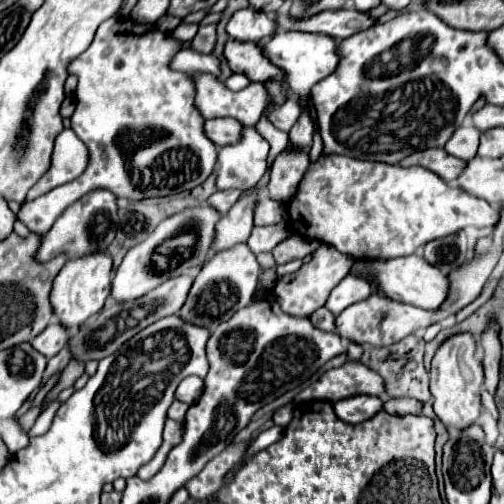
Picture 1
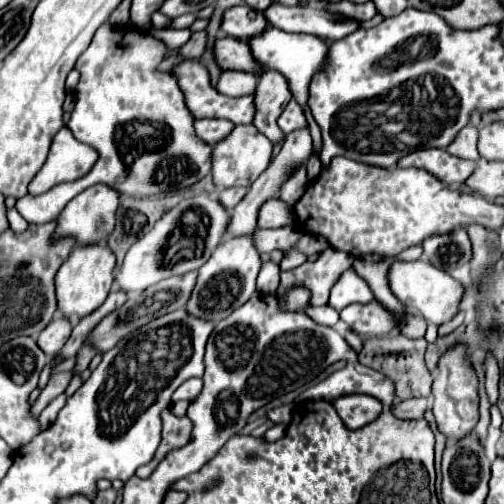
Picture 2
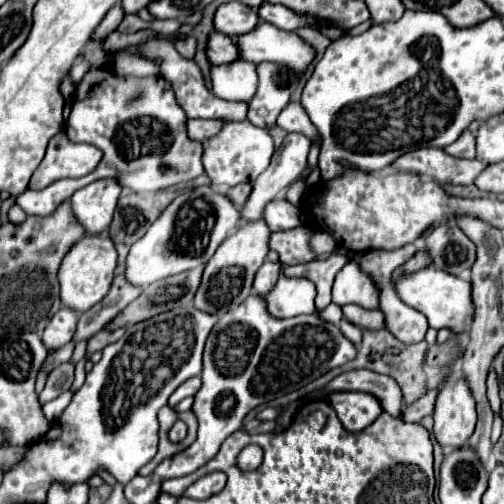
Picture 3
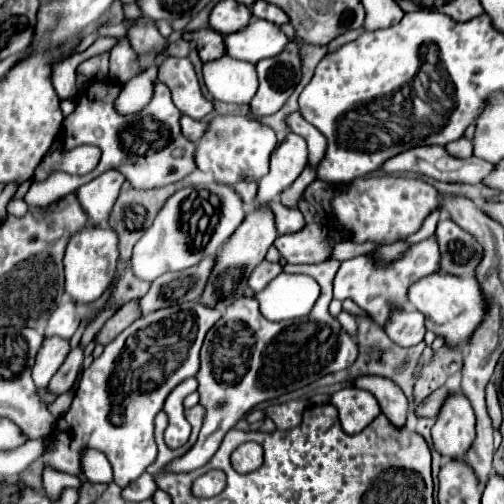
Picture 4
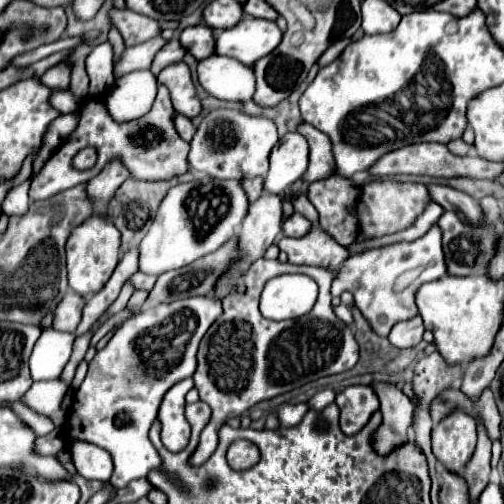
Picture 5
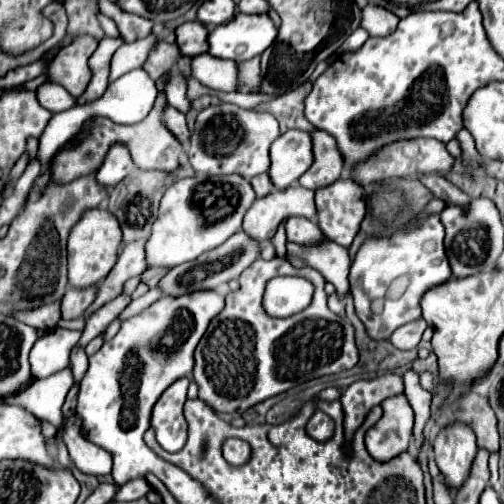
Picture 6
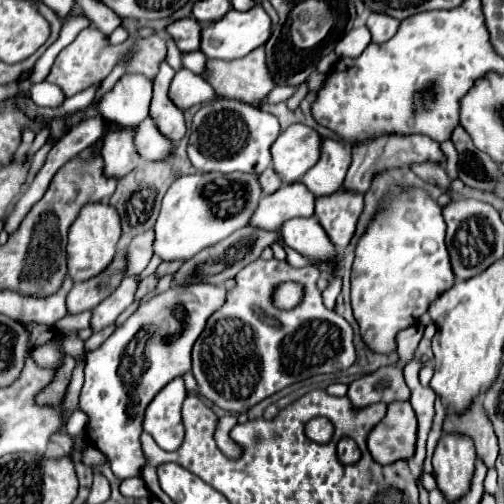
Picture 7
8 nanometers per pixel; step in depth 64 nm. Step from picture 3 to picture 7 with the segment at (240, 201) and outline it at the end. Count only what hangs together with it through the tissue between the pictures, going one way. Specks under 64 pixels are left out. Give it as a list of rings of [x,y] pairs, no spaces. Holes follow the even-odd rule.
[[[272,168],[264,170],[264,172],[258,176],[258,180],[260,180],[260,188],[262,188],[262,194],[272,194],[272,192],[276,192],[276,190],[282,186],[280,178],[276,176],[276,172],[274,172]]]

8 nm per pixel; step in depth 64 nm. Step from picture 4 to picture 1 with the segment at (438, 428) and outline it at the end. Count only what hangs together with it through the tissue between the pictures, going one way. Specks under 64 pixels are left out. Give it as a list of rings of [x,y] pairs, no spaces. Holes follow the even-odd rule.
[[[462,332],[446,338],[432,358],[430,392],[434,396],[434,412],[446,424],[446,428],[466,428],[478,420],[484,366],[476,358],[476,350],[478,340],[474,338],[474,334]]]

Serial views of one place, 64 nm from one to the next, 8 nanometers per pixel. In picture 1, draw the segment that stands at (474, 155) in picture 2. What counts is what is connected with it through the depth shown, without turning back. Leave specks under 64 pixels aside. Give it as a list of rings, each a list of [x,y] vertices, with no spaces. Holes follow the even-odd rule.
[[[462,126],[452,134],[444,150],[456,158],[470,160],[472,156],[476,156],[478,142],[480,142],[480,132],[474,126]]]

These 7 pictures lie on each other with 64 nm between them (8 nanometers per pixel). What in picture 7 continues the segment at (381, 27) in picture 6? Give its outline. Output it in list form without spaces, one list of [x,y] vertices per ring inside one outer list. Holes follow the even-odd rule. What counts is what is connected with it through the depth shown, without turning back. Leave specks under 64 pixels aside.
[[[370,12],[368,20],[366,20],[366,26],[372,34],[372,42],[380,44],[384,40],[390,40],[396,30],[398,30],[398,20],[392,20],[392,16],[384,16],[384,14],[378,14],[378,12]]]

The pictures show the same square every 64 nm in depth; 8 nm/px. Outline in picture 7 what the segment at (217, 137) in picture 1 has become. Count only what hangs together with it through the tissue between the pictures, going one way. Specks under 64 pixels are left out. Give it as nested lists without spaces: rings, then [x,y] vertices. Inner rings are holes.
[[[162,62],[160,72],[154,78],[154,98],[150,104],[150,116],[154,118],[156,126],[164,136],[168,136],[172,142],[180,142],[186,134],[184,112],[168,98],[168,88],[174,74],[176,72],[166,62]]]

